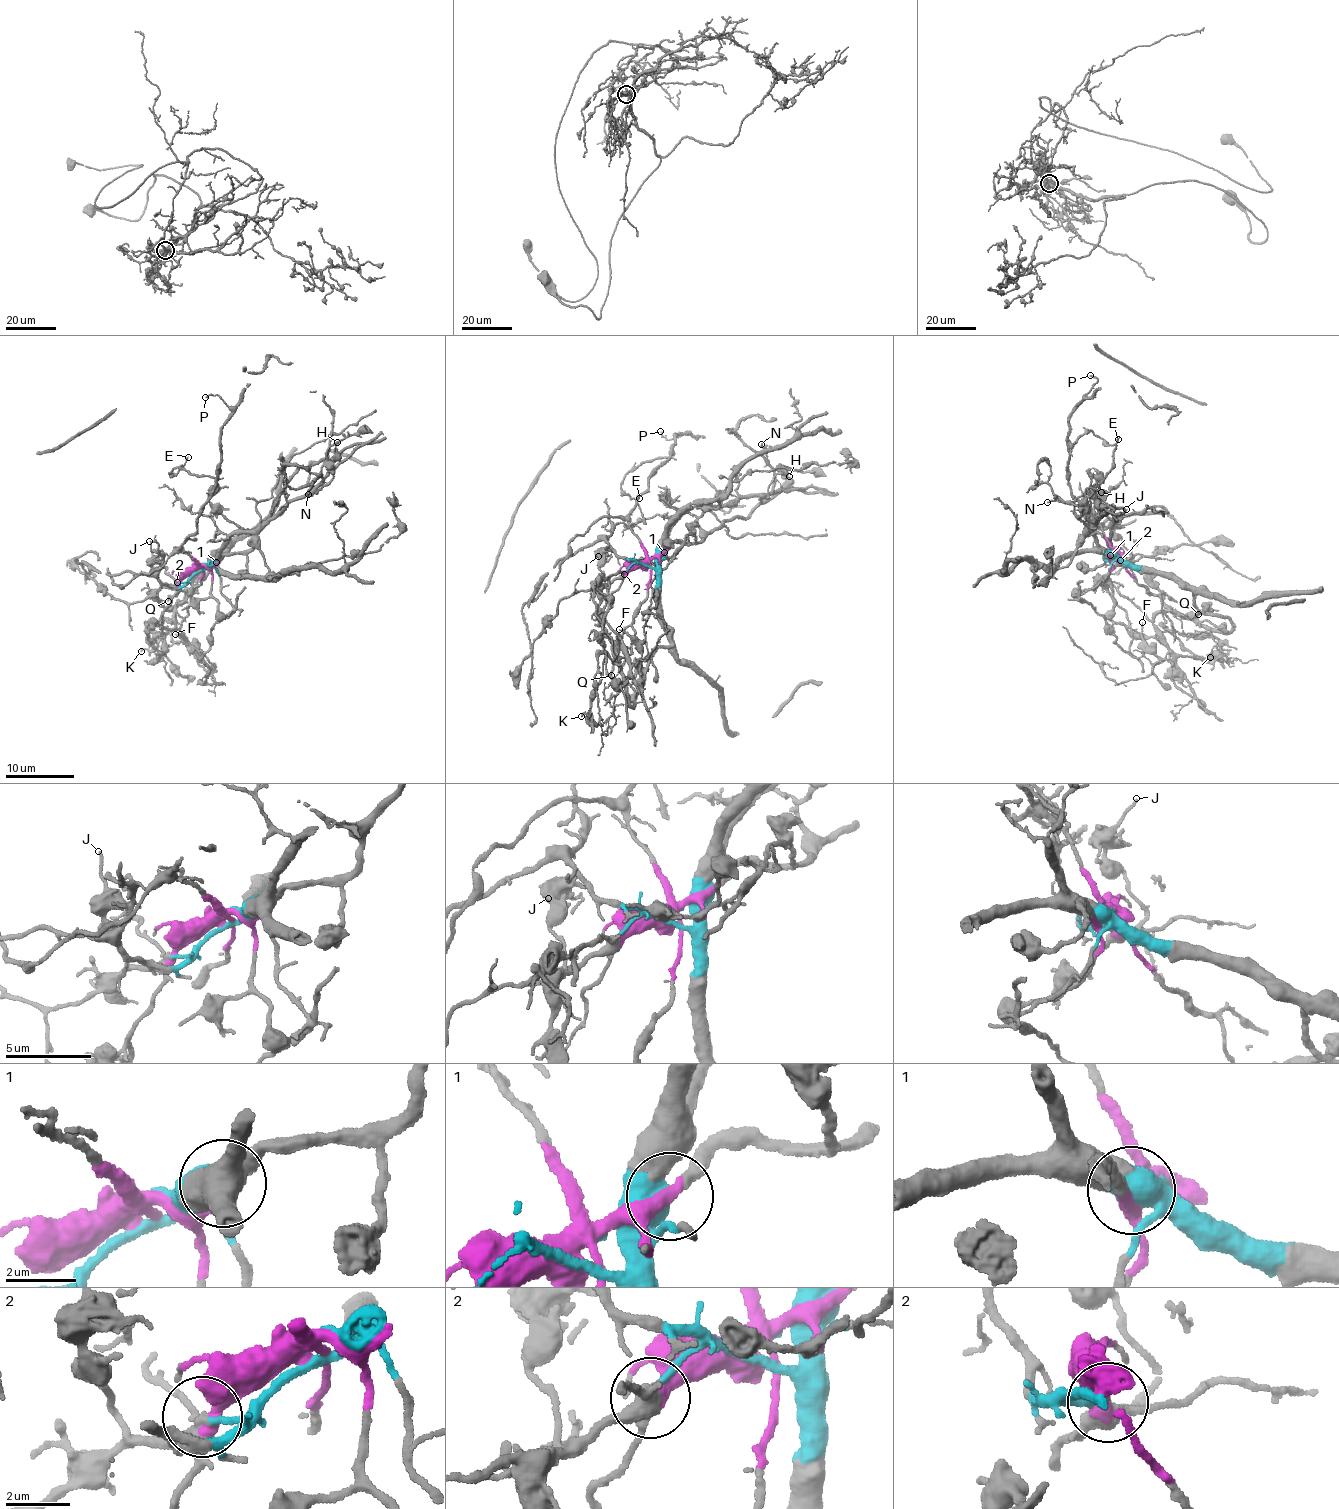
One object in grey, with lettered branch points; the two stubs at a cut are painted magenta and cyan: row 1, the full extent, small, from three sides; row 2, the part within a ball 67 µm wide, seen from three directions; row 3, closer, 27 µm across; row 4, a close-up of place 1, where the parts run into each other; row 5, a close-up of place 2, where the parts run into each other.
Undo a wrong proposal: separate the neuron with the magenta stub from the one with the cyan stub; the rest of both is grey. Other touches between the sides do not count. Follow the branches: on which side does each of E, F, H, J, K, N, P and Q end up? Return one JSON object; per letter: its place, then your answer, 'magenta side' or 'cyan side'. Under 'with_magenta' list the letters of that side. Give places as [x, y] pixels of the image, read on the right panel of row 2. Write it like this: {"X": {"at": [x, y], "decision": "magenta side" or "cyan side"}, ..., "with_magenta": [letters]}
{"E": {"at": [1118, 439], "decision": "magenta side"}, "F": {"at": [1142, 622], "decision": "magenta side"}, "H": {"at": [1101, 492], "decision": "magenta side"}, "J": {"at": [1126, 509], "decision": "magenta side"}, "K": {"at": [1210, 657], "decision": "magenta side"}, "N": {"at": [1047, 502], "decision": "cyan side"}, "P": {"at": [1090, 375], "decision": "magenta side"}, "Q": {"at": [1198, 614], "decision": "magenta side"}, "with_magenta": ["E", "F", "H", "J", "K", "P", "Q"]}

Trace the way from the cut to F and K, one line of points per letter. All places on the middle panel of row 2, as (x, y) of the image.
F: (647, 566), (654, 558), (658, 564), (666, 547), (675, 549), (661, 572), (643, 641), (618, 630)
K: (647, 566), (648, 596), (633, 617), (630, 654), (622, 664), (599, 655), (595, 689), (600, 718), (581, 717)

